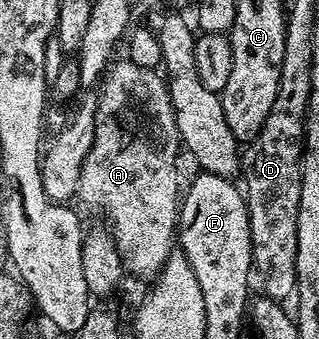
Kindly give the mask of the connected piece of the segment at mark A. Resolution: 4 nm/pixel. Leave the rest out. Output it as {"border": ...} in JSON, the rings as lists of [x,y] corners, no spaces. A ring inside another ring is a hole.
{"border":[[[128,59],[121,61],[114,60],[104,72],[103,80],[100,82],[99,90],[101,94],[96,94],[97,114],[95,115],[94,142],[91,143],[90,153],[83,159],[82,171],[79,175],[77,193],[79,197],[86,201],[93,209],[102,209],[105,212],[107,228],[113,235],[113,242],[117,244],[117,251],[121,256],[121,264],[126,270],[129,269],[137,277],[156,278],[160,268],[175,247],[175,232],[179,227],[179,189],[177,193],[177,149],[182,148],[181,138],[177,135],[177,120],[173,114],[173,108],[169,102],[169,91],[166,82],[160,72],[135,67]]]}

